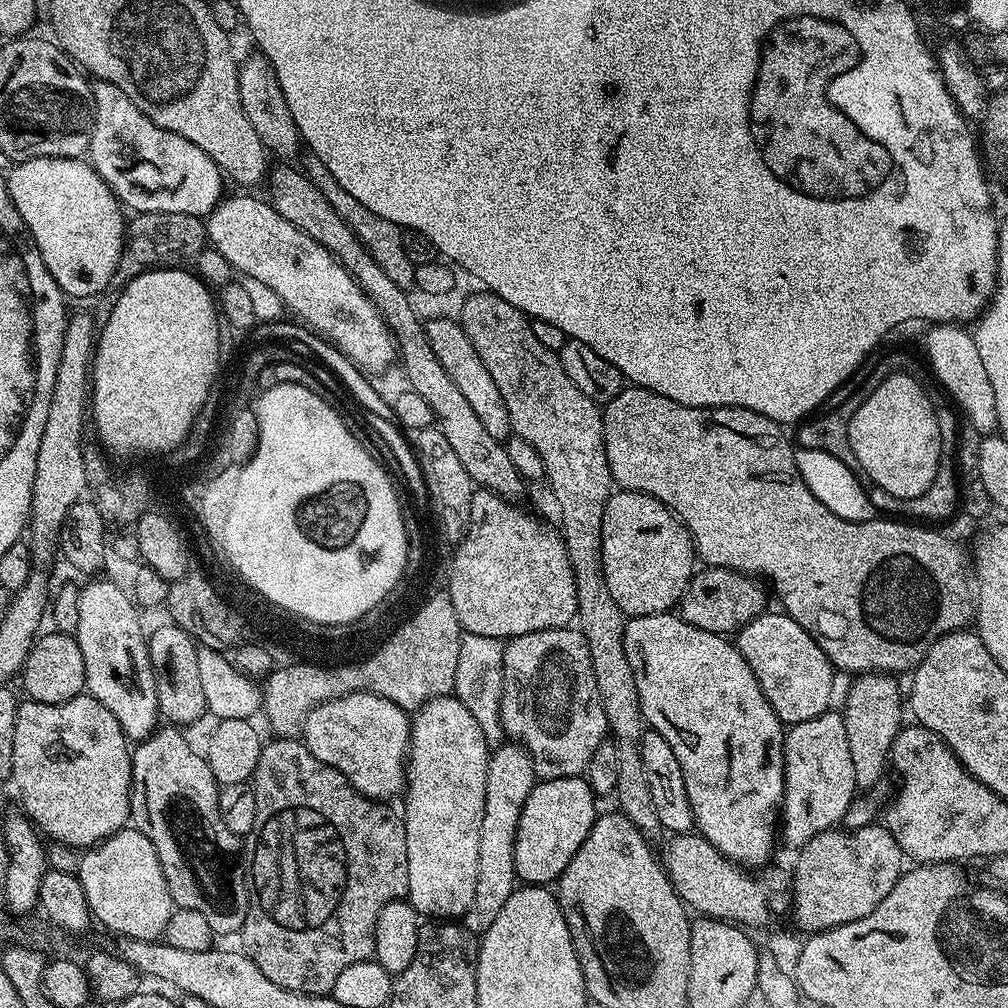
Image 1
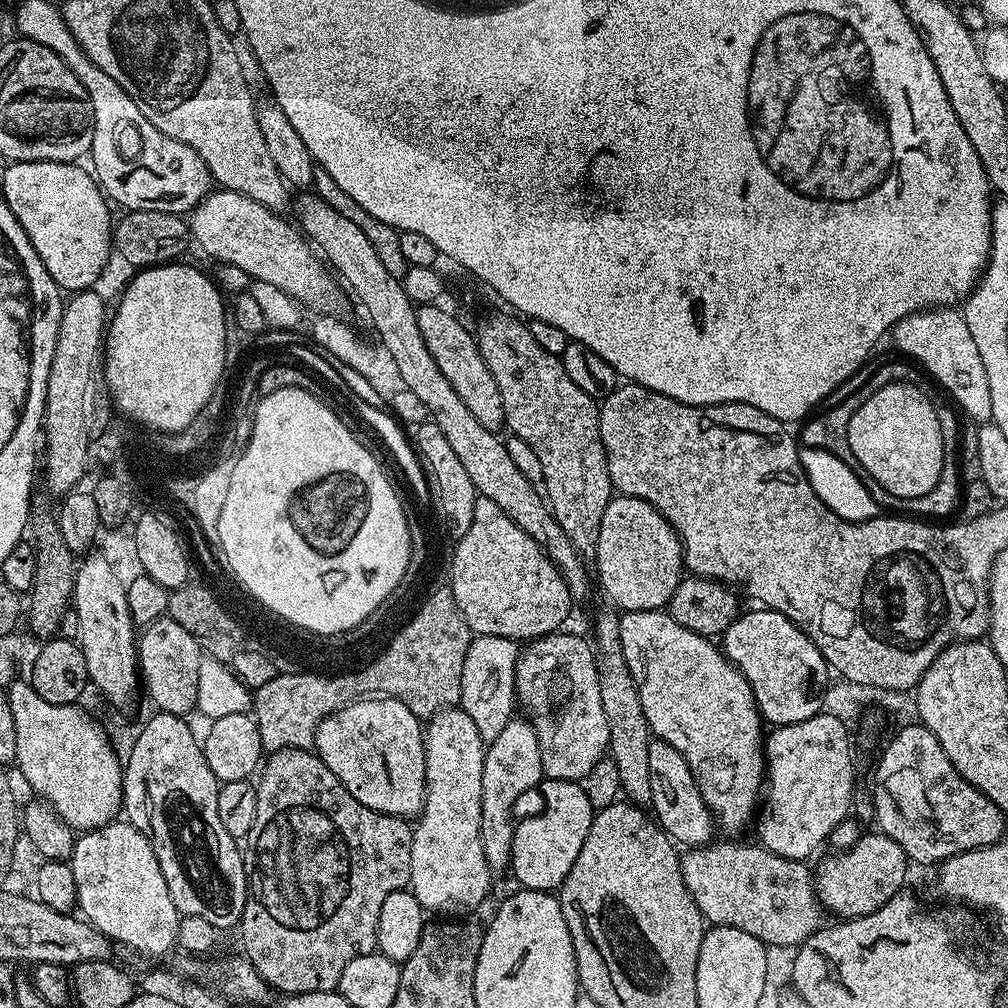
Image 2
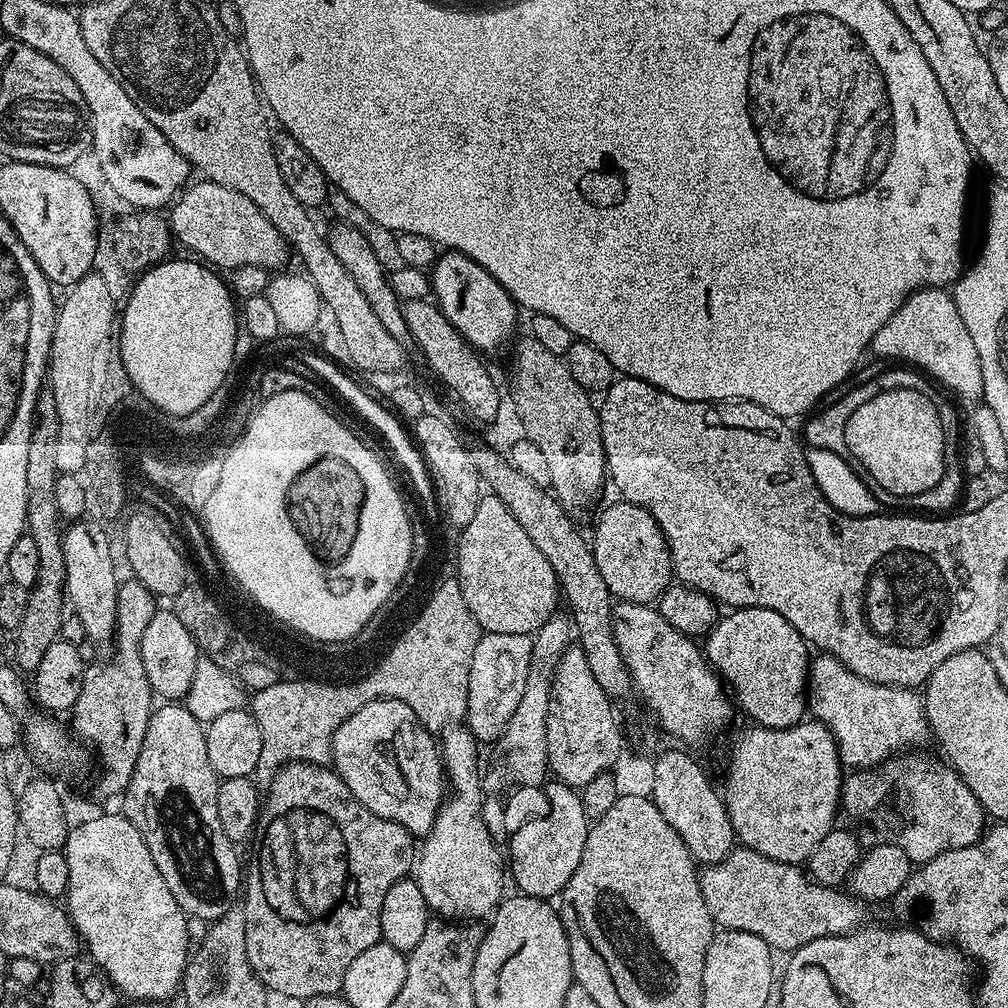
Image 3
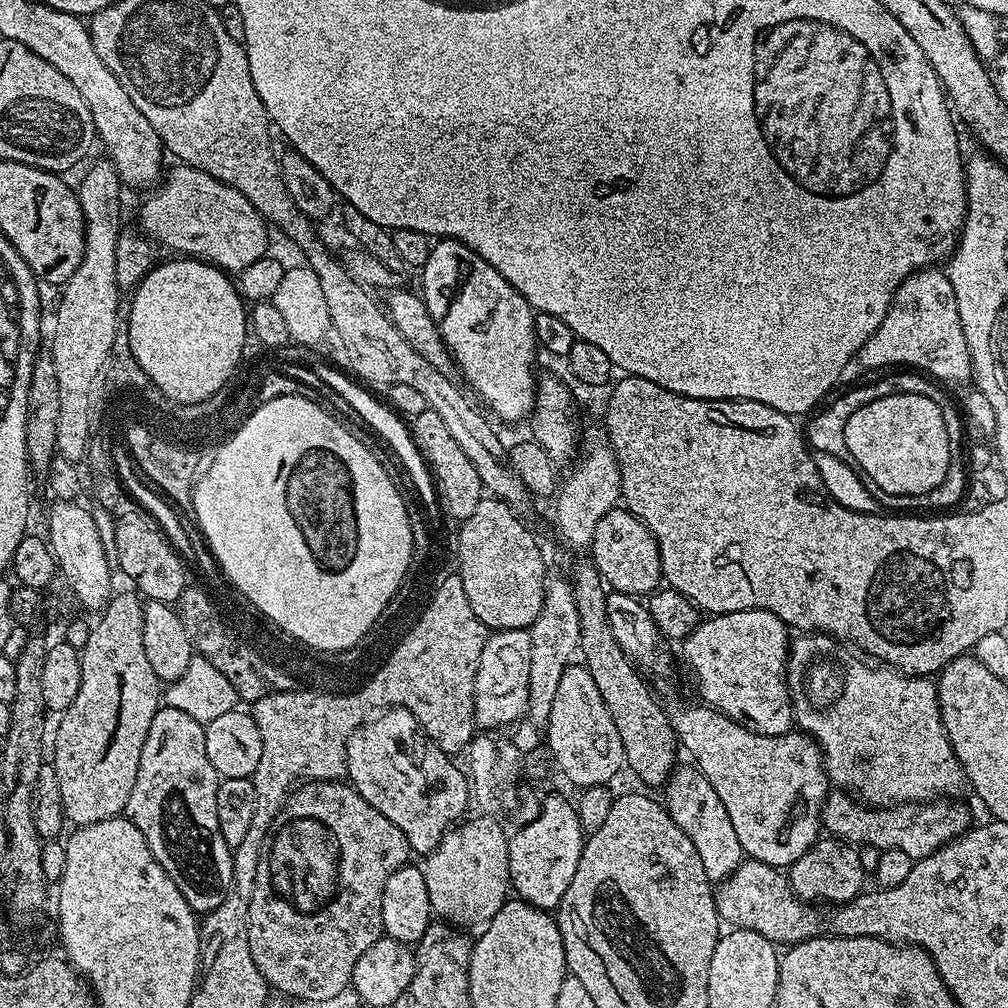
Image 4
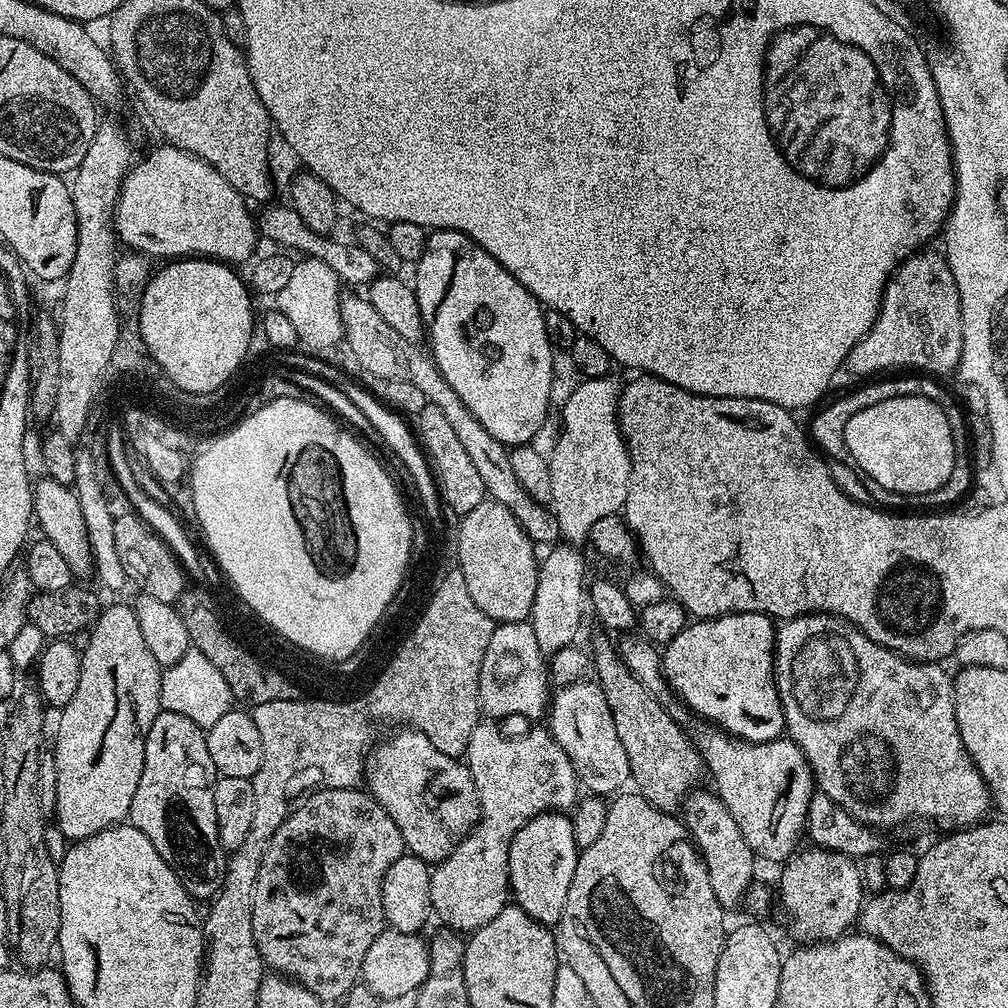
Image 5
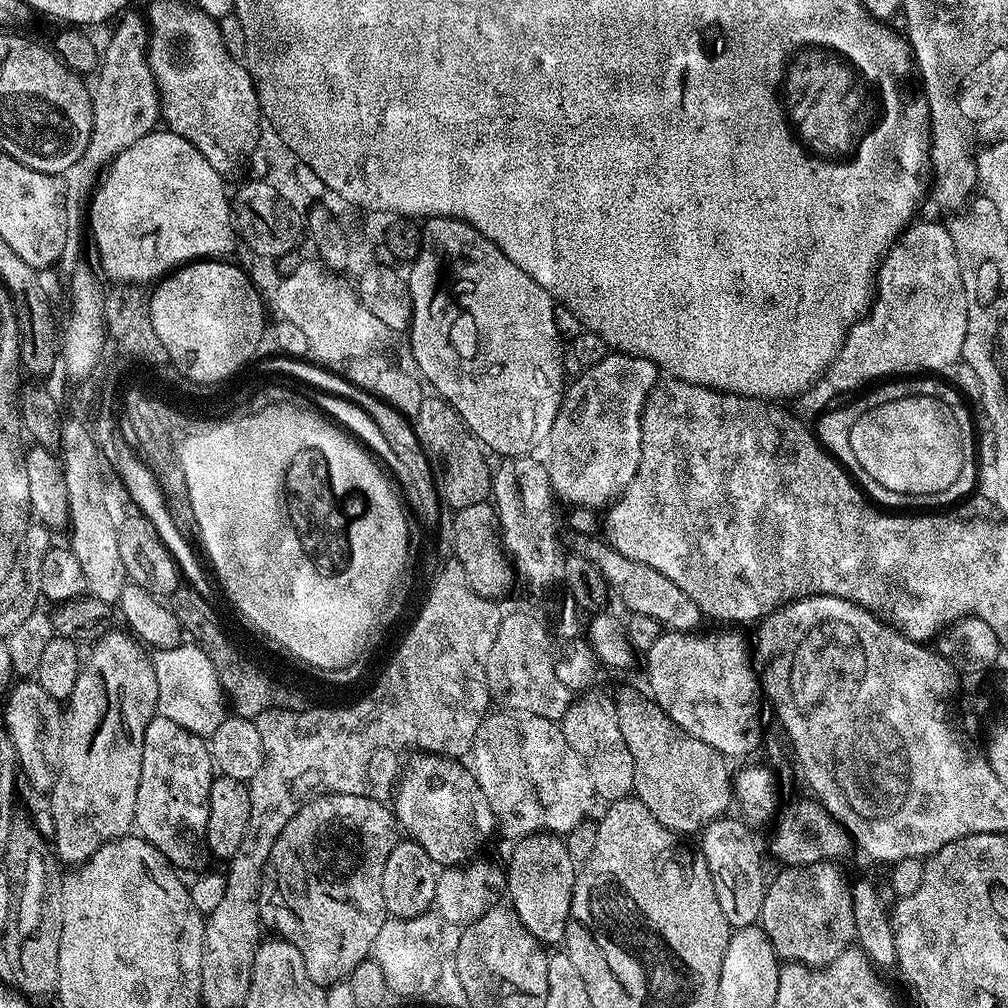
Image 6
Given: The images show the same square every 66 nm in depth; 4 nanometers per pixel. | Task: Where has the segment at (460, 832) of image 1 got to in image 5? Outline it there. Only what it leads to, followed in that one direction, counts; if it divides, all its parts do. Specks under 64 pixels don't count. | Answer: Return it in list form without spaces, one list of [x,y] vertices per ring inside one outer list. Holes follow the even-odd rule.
[[[469,832],[463,842],[458,844],[442,863],[431,869],[431,874],[430,902],[435,919],[437,916],[444,923],[441,925],[461,934],[471,934],[476,929],[486,926],[486,922],[490,922],[490,918],[498,918],[500,911],[509,903],[508,875],[504,873],[504,842],[492,832]]]

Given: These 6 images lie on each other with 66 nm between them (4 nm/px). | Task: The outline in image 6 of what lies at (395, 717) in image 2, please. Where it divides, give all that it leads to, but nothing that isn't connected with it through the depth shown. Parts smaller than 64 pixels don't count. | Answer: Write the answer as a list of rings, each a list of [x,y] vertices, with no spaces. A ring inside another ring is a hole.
[[[416,754],[412,760],[413,768],[403,769],[398,783],[394,788],[394,815],[396,823],[402,829],[403,835],[412,840],[437,866],[460,866],[469,858],[475,857],[480,848],[488,840],[488,835],[497,829],[496,818],[482,794],[478,782],[468,772],[459,759],[438,756],[435,754]]]

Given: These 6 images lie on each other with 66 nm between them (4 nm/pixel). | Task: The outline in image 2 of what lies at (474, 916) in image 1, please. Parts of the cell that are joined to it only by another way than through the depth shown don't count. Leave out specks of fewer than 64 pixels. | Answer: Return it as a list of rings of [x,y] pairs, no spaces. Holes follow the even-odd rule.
[[[520,716],[513,717],[494,742],[487,745],[483,762],[482,817],[479,819],[479,834],[488,867],[494,872],[502,869],[505,871],[511,863],[513,830],[516,825],[513,806],[516,799],[522,792],[537,787],[543,778],[544,767],[537,732],[531,721]]]

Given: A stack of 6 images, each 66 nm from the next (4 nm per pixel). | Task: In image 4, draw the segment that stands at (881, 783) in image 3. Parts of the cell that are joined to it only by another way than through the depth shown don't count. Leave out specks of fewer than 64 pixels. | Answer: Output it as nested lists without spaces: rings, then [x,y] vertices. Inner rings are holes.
[[[829,791],[820,811],[820,823],[829,837],[846,844],[861,846],[869,844],[880,852],[902,850],[912,861],[921,860],[934,854],[942,846],[957,840],[968,831],[968,808],[956,798],[929,802],[897,804],[891,807],[871,807],[857,802],[849,793]]]

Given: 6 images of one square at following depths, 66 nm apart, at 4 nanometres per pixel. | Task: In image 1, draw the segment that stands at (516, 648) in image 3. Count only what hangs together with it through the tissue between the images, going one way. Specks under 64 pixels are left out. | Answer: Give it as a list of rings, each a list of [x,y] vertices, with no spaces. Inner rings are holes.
[[[466,636],[458,650],[458,674],[454,678],[456,699],[474,714],[478,727],[486,738],[489,749],[495,750],[505,743],[504,727],[500,721],[500,703],[504,689],[504,644],[485,636]]]

